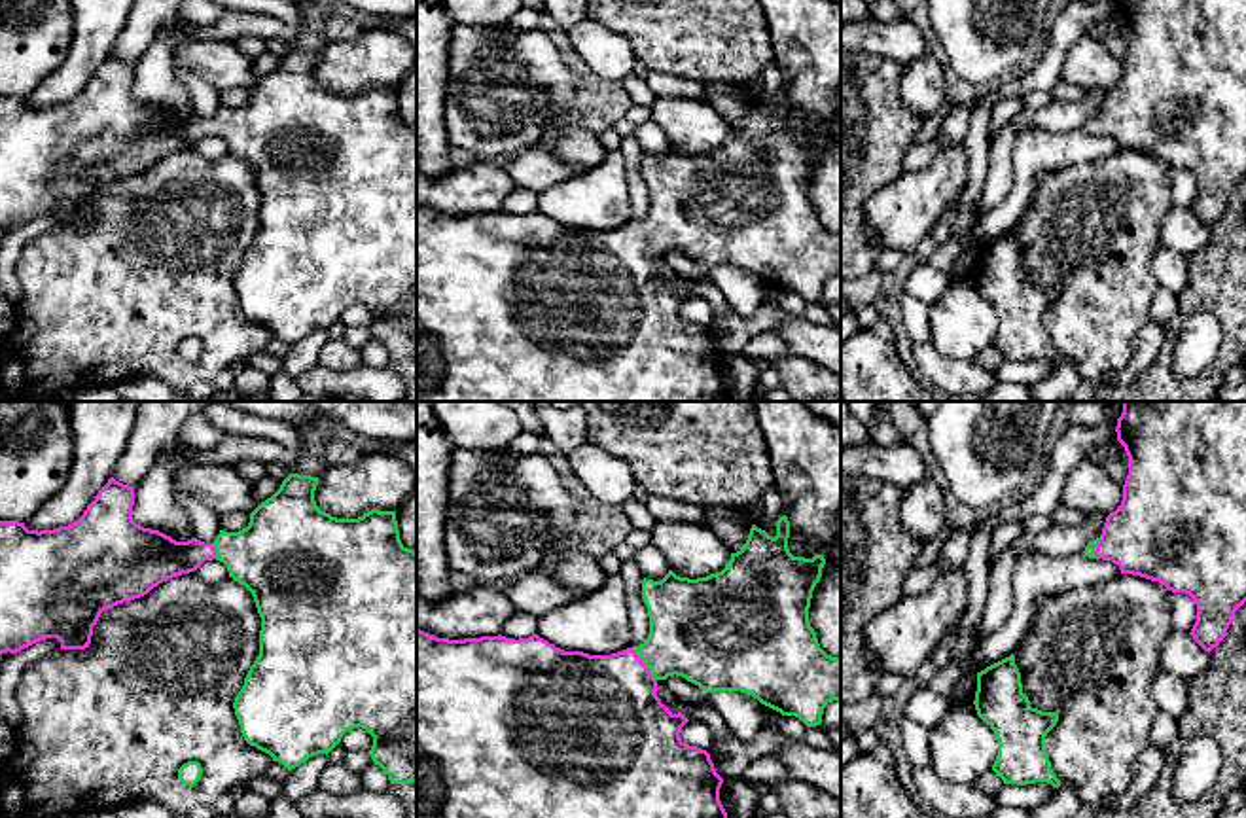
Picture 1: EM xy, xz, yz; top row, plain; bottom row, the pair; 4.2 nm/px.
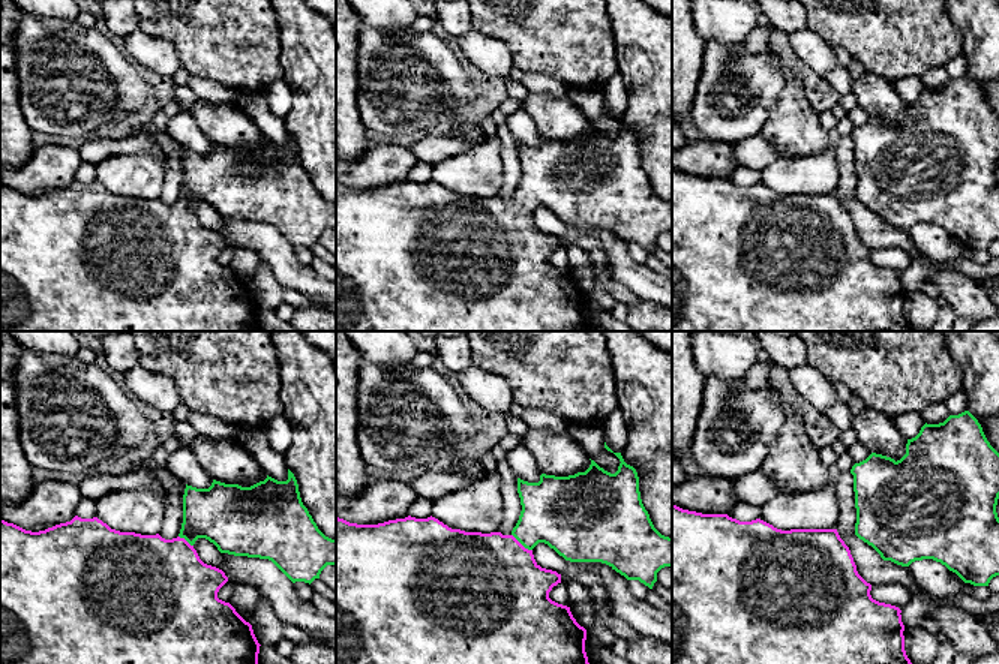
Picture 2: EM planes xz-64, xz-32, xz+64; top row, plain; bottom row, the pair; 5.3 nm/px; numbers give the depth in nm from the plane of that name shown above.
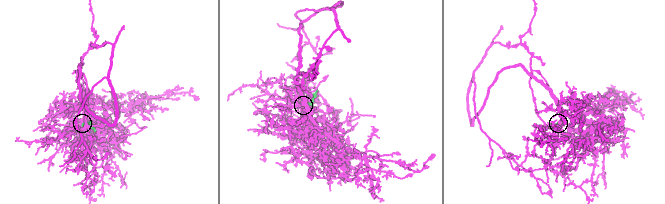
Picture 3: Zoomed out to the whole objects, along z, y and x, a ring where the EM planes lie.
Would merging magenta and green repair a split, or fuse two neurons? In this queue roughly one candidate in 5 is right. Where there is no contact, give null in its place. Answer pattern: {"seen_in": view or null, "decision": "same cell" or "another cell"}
{"seen_in": "xz", "decision": "same cell"}

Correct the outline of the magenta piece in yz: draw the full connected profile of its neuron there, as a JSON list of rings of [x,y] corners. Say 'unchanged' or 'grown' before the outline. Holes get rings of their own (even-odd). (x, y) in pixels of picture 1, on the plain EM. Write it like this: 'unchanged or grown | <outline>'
grown | [[[1117,0],[1115,8],[1129,32],[1123,76],[1083,129],[1189,170],[1197,180],[1189,210],[1210,229],[1246,178],[1246,0]]]

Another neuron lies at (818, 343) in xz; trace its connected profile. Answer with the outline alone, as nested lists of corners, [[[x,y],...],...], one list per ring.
[[[761,280],[761,286],[765,303],[780,311],[780,322],[773,333],[776,333],[792,352],[824,365],[841,379],[841,329],[816,326],[803,316],[788,314],[780,307],[784,292],[765,280]]]

